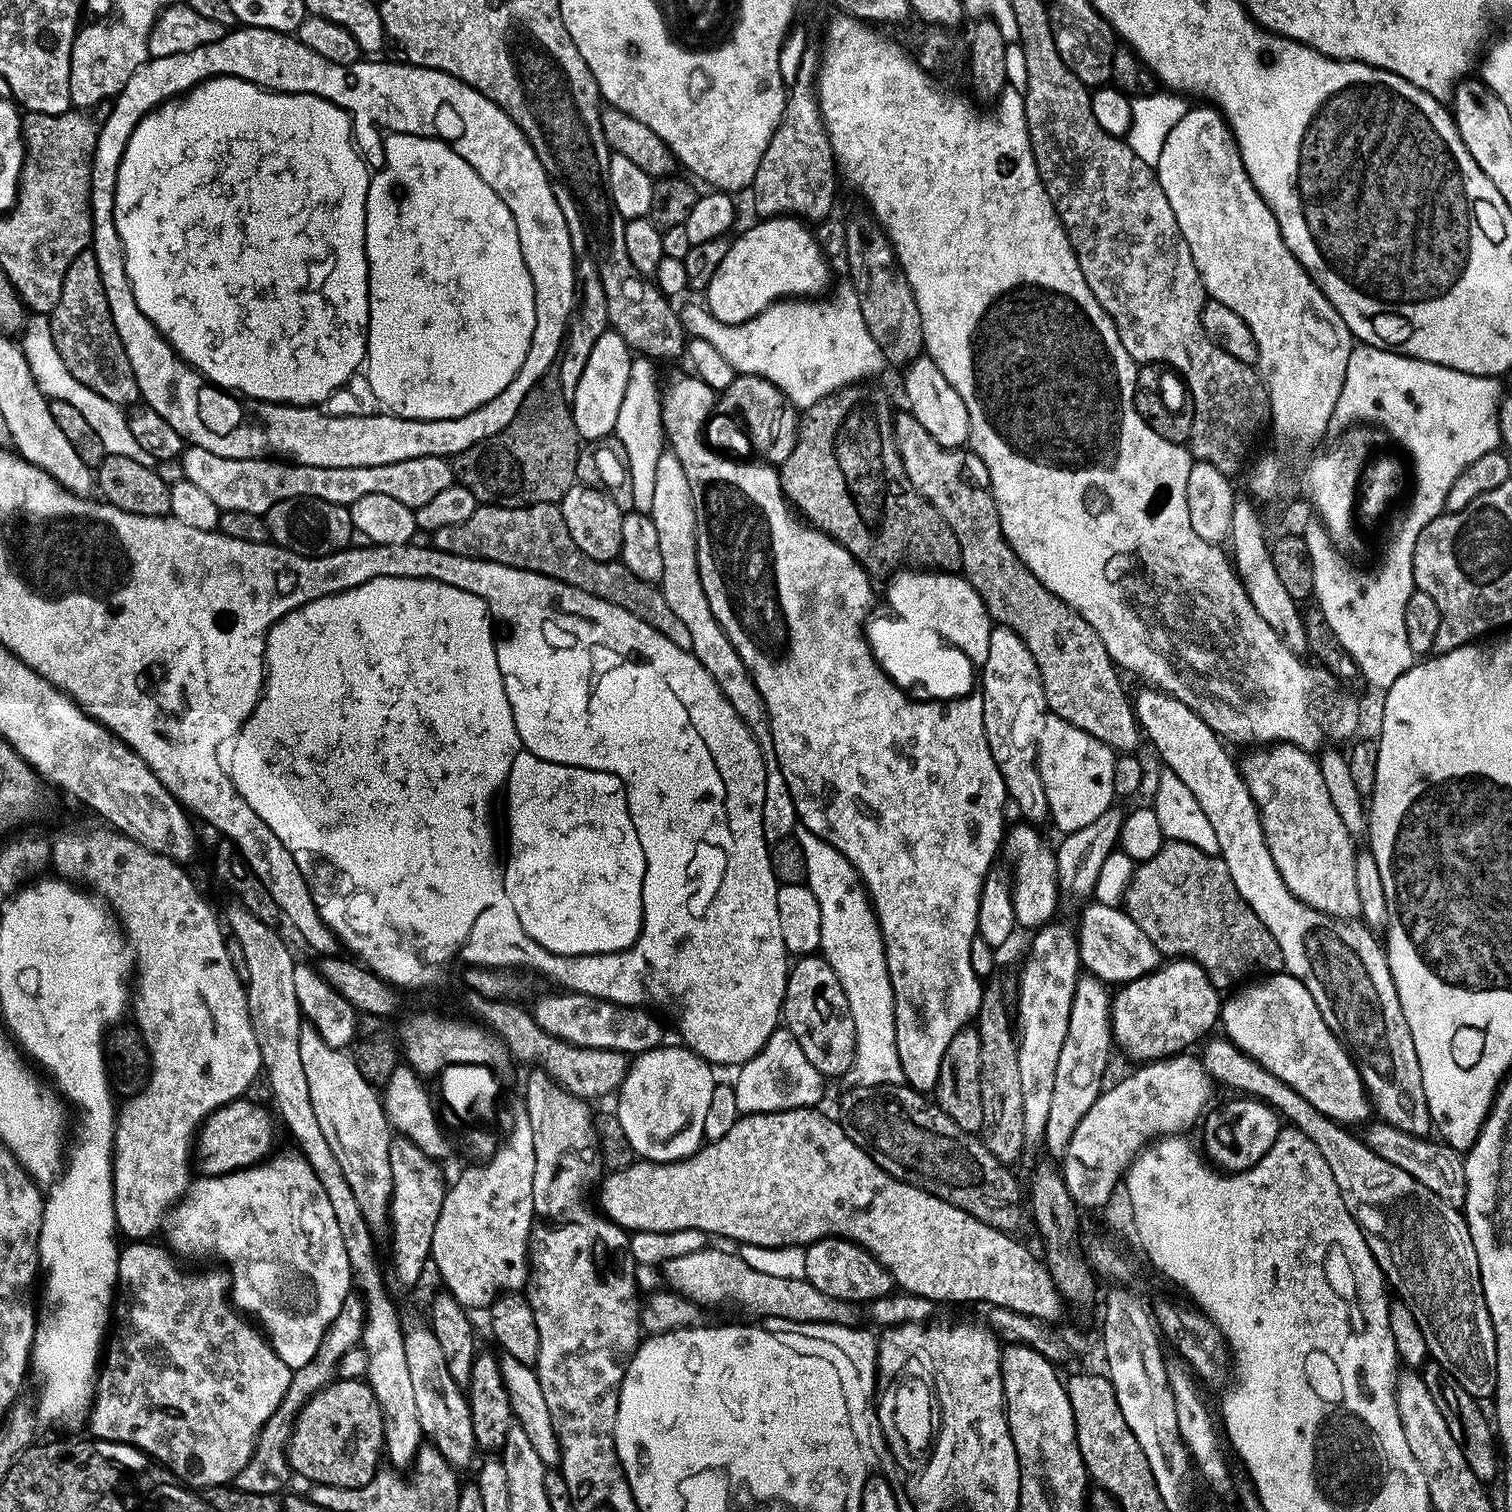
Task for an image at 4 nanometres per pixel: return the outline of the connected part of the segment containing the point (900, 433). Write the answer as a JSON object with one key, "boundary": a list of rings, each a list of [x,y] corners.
{"boundary":[[[910,414],[897,415],[894,423],[896,444],[900,448],[900,456],[904,460],[904,469],[909,482],[923,500],[936,507],[938,514],[942,514],[942,518],[946,518],[946,522],[954,530],[962,546],[963,575],[984,600],[988,615],[997,625],[1015,630],[1026,642],[1030,654],[1034,654],[1034,662],[1038,662],[1051,715],[1098,738],[1117,753],[1124,754],[1135,749],[1132,747],[1142,740],[1138,717],[1134,711],[1133,701],[1128,701],[1128,696],[1124,693],[1118,666],[1110,658],[1100,635],[1083,620],[1076,609],[1068,607],[1053,592],[1046,590],[1040,579],[1020,561],[1020,555],[1013,550],[1004,536],[996,510],[996,500],[992,497],[991,491],[984,489],[983,492],[982,489],[975,488],[970,481],[964,480],[964,460],[960,457],[961,453],[938,446],[938,442],[934,442],[932,435],[927,432],[926,426],[922,426],[922,422],[918,422]]]}

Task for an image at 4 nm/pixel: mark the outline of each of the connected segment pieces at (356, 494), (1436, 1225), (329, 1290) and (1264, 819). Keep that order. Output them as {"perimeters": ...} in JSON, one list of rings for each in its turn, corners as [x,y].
{"perimeters":[[[[188,446],[184,449],[182,463],[185,481],[198,486],[198,490],[207,494],[221,512],[245,512],[263,517],[267,517],[269,510],[278,506],[278,502],[287,500],[325,500],[351,506],[359,499],[374,494],[394,498],[403,506],[415,510],[426,506],[426,502],[438,498],[438,494],[450,490],[457,483],[451,463],[443,456],[407,460],[394,466],[301,468],[291,462],[277,462],[272,458],[233,460],[207,452],[205,448]]],[[[1227,1038],[1212,1040],[1204,1048],[1202,1063],[1209,1076],[1219,1085],[1226,1084],[1252,1098],[1259,1098],[1265,1104],[1271,1104],[1285,1121],[1288,1120],[1293,1129],[1306,1138],[1310,1138],[1318,1146],[1322,1158],[1326,1158],[1326,1166],[1334,1174],[1334,1182],[1338,1182],[1338,1190],[1342,1194],[1342,1202],[1346,1210],[1356,1218],[1356,1225],[1364,1231],[1372,1257],[1384,1272],[1384,1279],[1396,1292],[1399,1299],[1418,1318],[1418,1326],[1422,1326],[1422,1334],[1426,1334],[1426,1346],[1429,1357],[1440,1364],[1451,1374],[1475,1400],[1491,1401],[1498,1390],[1498,1346],[1494,1334],[1494,1322],[1490,1318],[1490,1310],[1486,1306],[1486,1294],[1482,1286],[1482,1270],[1478,1266],[1478,1250],[1474,1250],[1474,1238],[1470,1234],[1468,1219],[1459,1207],[1450,1205],[1438,1195],[1432,1193],[1416,1181],[1406,1171],[1400,1170],[1390,1162],[1384,1161],[1375,1152],[1368,1149],[1363,1139],[1351,1136],[1351,1131],[1327,1120],[1306,1098],[1302,1098],[1286,1082],[1274,1078],[1258,1062],[1254,1062],[1237,1045]]],[[[276,1154],[265,1160],[264,1163],[256,1165],[254,1168],[246,1169],[245,1172],[235,1172],[229,1176],[210,1176],[197,1179],[197,1184],[193,1188],[191,1185],[187,1189],[182,1202],[173,1207],[166,1221],[169,1244],[167,1244],[167,1247],[177,1257],[213,1256],[214,1259],[228,1264],[229,1269],[227,1268],[227,1271],[230,1273],[230,1299],[233,1305],[241,1313],[247,1314],[249,1317],[259,1321],[273,1350],[280,1355],[282,1362],[286,1362],[286,1366],[290,1366],[293,1370],[309,1365],[311,1360],[315,1358],[328,1327],[342,1313],[343,1304],[346,1302],[348,1296],[353,1295],[354,1292],[354,1277],[352,1275],[352,1267],[350,1266],[350,1254],[346,1254],[346,1241],[342,1238],[342,1229],[338,1226],[338,1218],[334,1218],[334,1206],[330,1206],[328,1190],[322,1186],[322,1182],[318,1182],[318,1174],[314,1174],[314,1170],[308,1165],[303,1155],[295,1155],[279,1156],[279,1154]]],[[[1273,743],[1267,750],[1256,751],[1253,756],[1245,758],[1244,764],[1242,760],[1242,775],[1260,809],[1260,821],[1274,866],[1278,866],[1286,886],[1303,904],[1328,916],[1337,916],[1339,920],[1356,920],[1362,912],[1355,866],[1358,845],[1336,809],[1336,803],[1330,798],[1319,759],[1290,743]]]]}

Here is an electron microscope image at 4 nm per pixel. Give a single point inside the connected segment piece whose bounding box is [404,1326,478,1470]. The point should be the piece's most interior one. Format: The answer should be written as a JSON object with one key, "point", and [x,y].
{"point":[443,1409]}

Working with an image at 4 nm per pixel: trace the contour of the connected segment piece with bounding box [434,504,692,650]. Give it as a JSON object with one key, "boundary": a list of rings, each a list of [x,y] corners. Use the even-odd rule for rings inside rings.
{"boundary":[[[539,504],[533,508],[480,506],[477,507],[474,518],[470,518],[470,522],[466,522],[462,527],[447,528],[435,533],[434,544],[441,552],[449,552],[455,556],[472,556],[476,560],[489,560],[507,568],[533,572],[539,576],[562,582],[566,586],[574,586],[594,598],[602,598],[602,602],[610,602],[614,606],[634,614],[634,618],[638,618],[642,622],[646,622],[646,626],[658,630],[658,634],[662,634],[670,642],[674,642],[674,646],[685,650],[691,649],[690,630],[686,630],[686,626],[682,626],[681,620],[678,619],[678,614],[674,614],[674,610],[670,610],[670,602],[666,602],[663,591],[657,585],[642,582],[642,578],[630,574],[630,570],[622,562],[594,562],[594,558],[582,554],[582,550],[578,550],[574,538],[570,538],[570,530],[566,530],[566,522],[557,505]]]}

